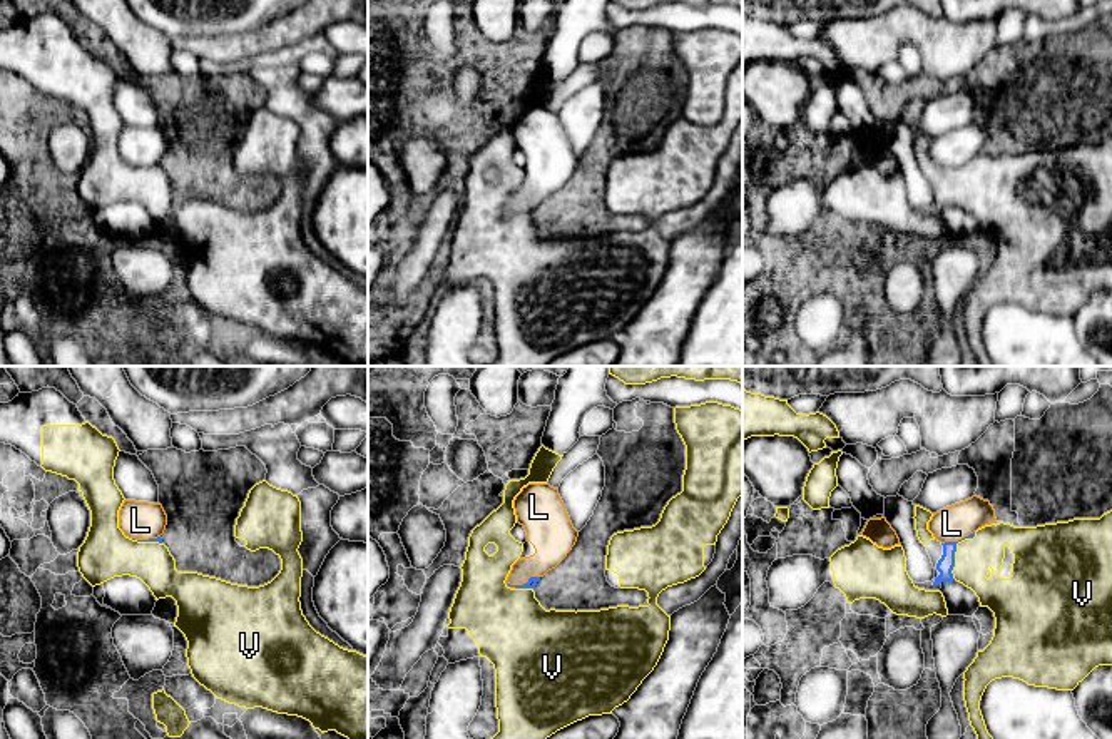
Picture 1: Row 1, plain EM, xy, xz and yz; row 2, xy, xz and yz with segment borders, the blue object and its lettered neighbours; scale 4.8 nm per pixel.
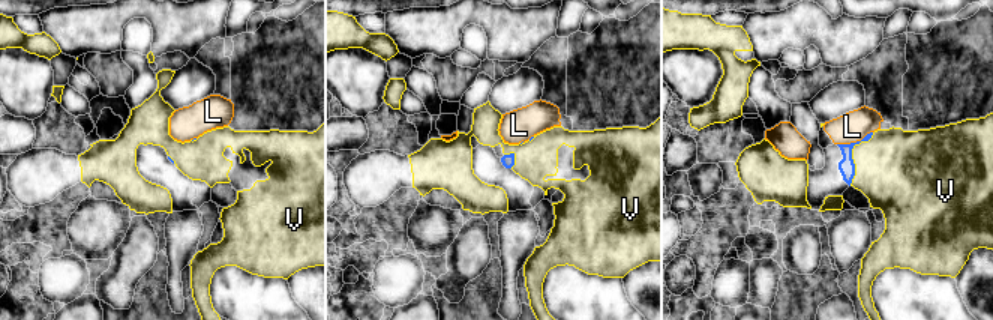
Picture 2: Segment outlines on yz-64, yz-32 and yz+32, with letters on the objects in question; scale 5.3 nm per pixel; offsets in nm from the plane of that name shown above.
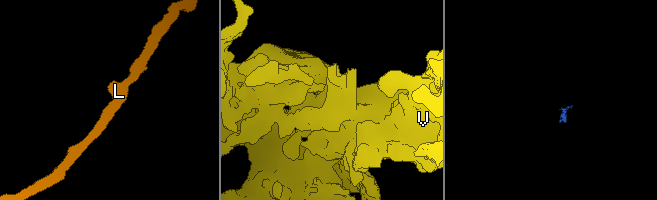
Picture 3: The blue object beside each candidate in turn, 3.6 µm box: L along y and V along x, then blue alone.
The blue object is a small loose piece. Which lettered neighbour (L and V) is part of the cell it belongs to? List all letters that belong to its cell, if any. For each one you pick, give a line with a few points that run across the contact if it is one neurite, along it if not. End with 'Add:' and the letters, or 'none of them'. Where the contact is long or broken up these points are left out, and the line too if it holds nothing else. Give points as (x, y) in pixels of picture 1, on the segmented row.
V: yz (947, 562), (955, 550), (974, 555)
Add: V

